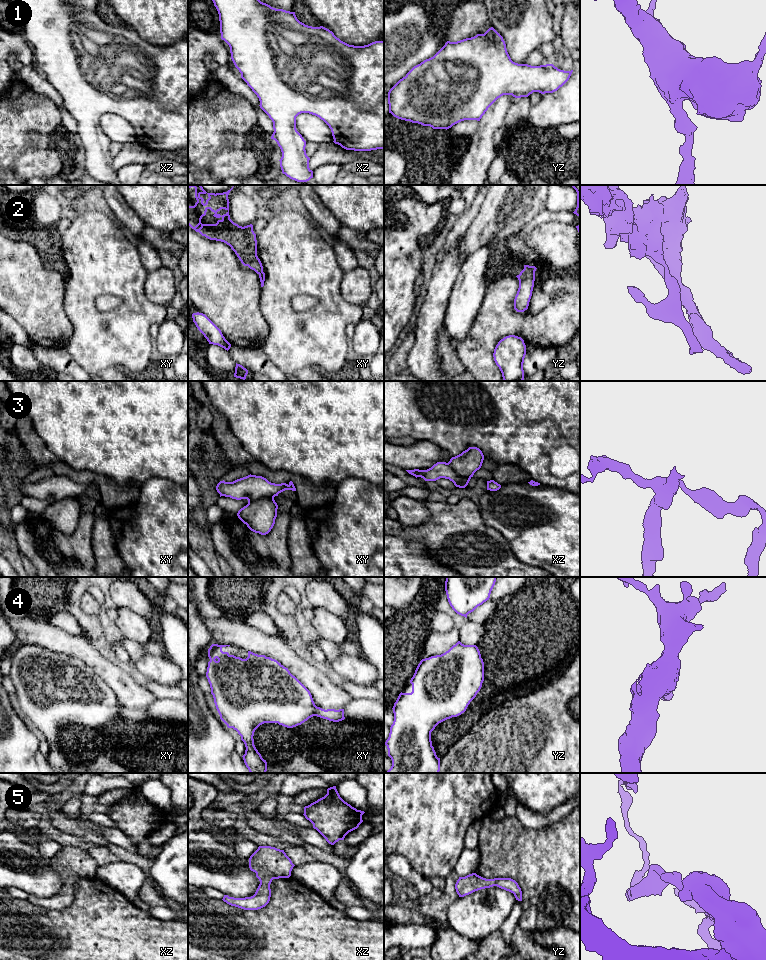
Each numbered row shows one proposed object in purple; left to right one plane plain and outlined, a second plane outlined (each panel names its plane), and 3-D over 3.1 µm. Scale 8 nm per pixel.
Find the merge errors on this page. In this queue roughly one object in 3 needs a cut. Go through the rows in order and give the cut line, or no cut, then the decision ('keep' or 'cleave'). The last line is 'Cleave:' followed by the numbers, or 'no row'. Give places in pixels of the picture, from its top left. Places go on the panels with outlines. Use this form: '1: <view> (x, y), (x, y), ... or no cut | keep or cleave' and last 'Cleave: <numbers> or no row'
1: no cut | keep
2: no cut | keep
3: no cut | keep
4: no cut | keep
5: no cut | keep
Cleave: no row

